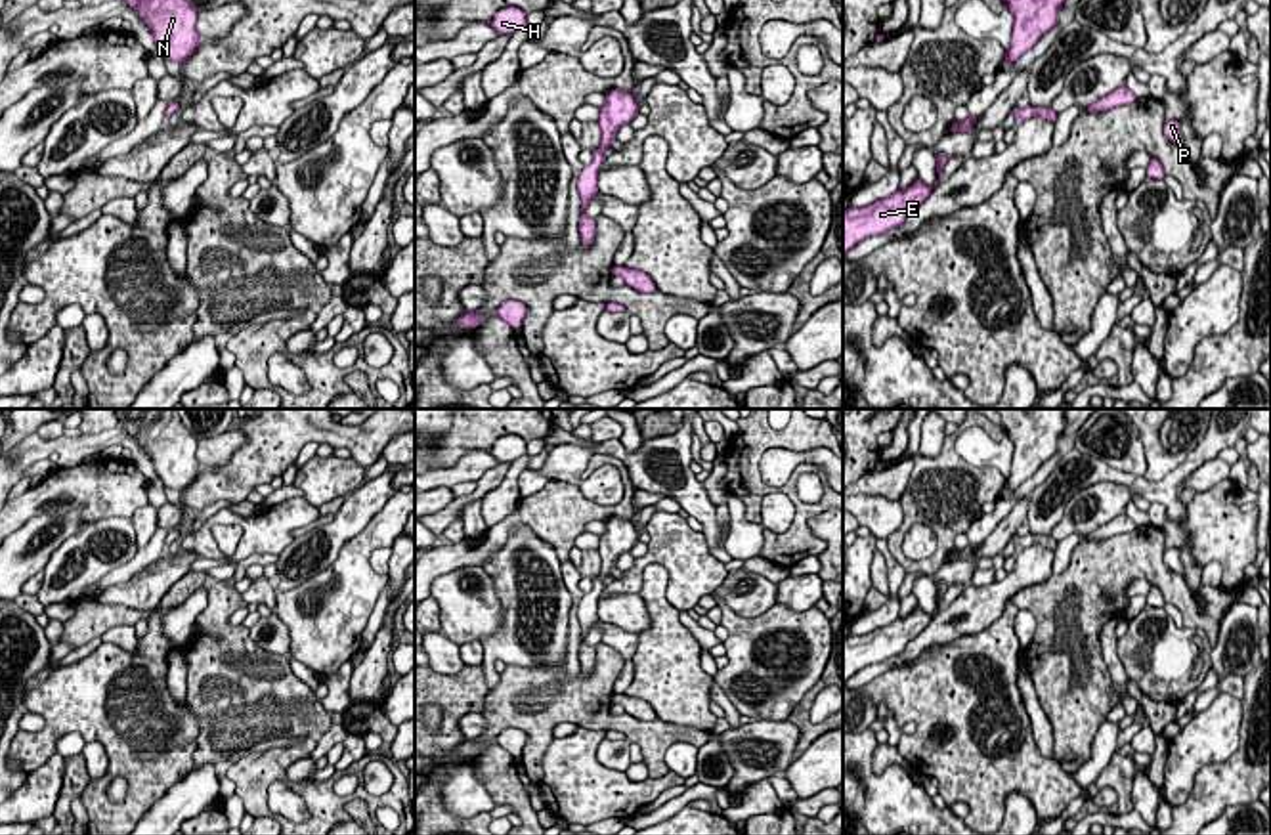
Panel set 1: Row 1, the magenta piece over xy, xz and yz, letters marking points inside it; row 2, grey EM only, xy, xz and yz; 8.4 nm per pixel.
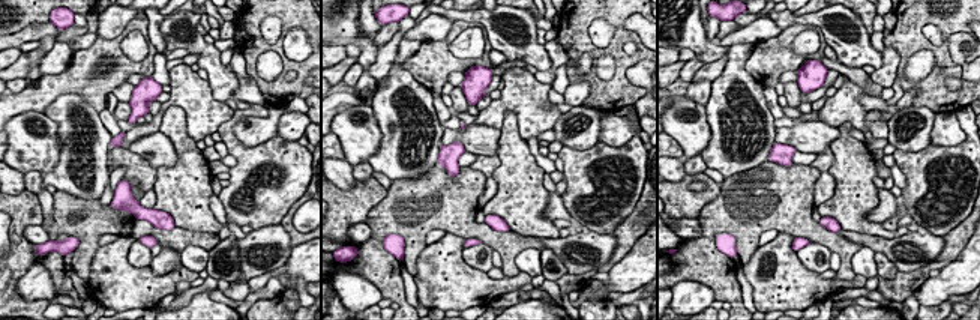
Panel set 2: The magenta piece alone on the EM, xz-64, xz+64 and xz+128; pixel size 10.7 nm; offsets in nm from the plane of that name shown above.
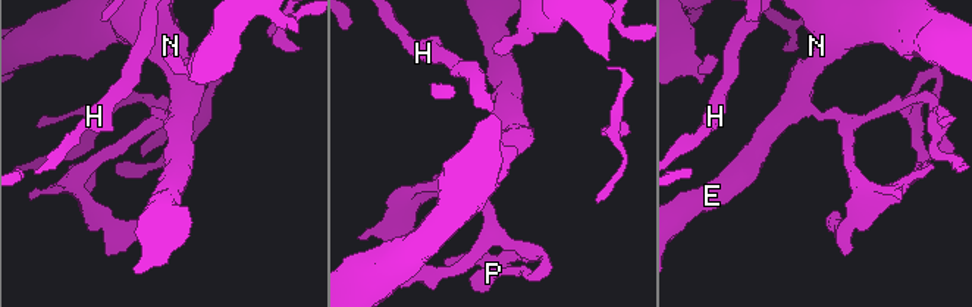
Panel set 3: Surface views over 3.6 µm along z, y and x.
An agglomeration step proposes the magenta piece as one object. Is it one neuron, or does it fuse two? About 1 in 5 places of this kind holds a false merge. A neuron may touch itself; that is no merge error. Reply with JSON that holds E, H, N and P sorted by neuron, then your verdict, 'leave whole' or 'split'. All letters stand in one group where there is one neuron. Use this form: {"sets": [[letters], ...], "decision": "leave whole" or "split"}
{"sets": [["E", "H", "N", "P"]], "decision": "leave whole"}

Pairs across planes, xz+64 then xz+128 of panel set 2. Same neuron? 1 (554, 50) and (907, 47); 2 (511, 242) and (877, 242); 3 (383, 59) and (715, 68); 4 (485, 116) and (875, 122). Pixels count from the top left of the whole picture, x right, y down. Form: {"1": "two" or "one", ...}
{"1": "two", "2": "two", "3": "one", "4": "two"}

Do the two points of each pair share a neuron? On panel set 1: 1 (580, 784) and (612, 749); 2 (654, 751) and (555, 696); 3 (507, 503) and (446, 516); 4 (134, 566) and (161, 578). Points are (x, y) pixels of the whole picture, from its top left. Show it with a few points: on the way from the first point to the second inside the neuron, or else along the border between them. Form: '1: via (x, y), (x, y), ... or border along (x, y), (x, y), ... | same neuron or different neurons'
1: border along (603, 738), (597, 759), (624, 772) | different neurons
2: via (631, 727), (601, 719), (580, 700) | same neuron
3: border along (509, 463), (505, 478), (480, 499) | different neurons
4: border along (140, 570), (130, 579), (100, 591) | different neurons

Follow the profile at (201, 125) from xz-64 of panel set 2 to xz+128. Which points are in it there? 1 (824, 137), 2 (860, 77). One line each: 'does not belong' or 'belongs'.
1: does not belong
2: does not belong

